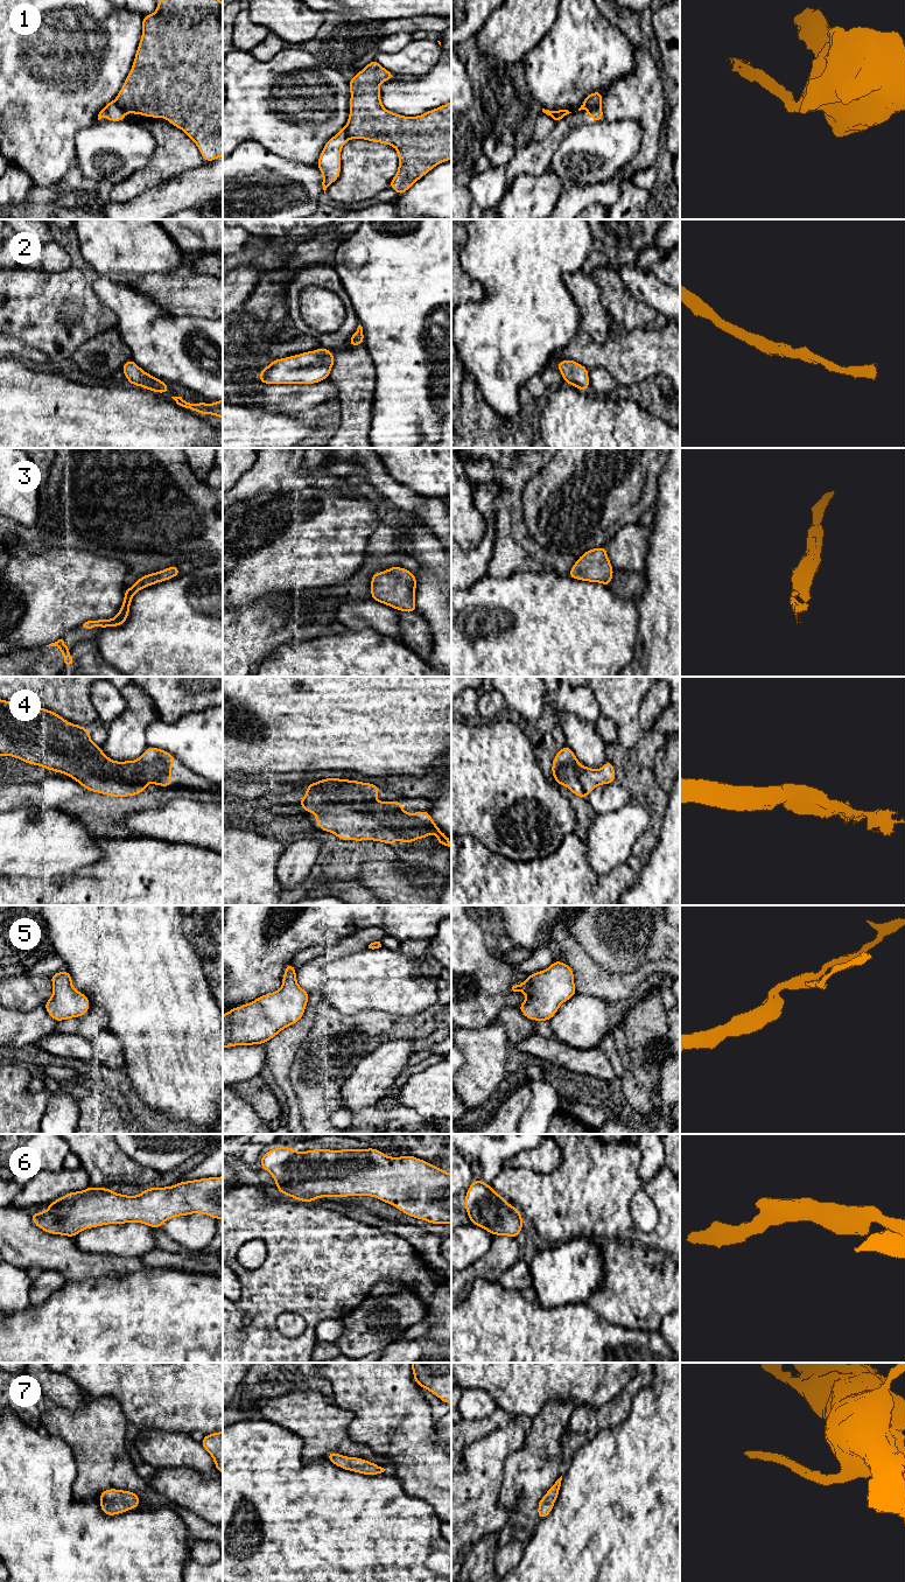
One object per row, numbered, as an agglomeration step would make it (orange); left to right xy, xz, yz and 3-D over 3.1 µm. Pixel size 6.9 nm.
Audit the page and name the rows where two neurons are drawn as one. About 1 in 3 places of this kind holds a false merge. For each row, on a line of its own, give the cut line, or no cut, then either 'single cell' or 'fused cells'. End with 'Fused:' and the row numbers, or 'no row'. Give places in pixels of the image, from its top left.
1: cut xy (114, 100), (125, 112); fused cells
2: cut none; single cell
3: cut none; single cell
4: cut none; single cell
5: cut none; single cell
6: cut none; single cell
7: cut none; single cell
Fused: 1

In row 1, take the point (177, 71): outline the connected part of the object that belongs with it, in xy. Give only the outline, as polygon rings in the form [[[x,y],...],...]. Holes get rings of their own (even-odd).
[[[157,0],[156,4],[155,13],[142,16],[142,36],[115,103],[125,113],[166,118],[196,144],[206,162],[211,162],[223,156],[223,2]]]

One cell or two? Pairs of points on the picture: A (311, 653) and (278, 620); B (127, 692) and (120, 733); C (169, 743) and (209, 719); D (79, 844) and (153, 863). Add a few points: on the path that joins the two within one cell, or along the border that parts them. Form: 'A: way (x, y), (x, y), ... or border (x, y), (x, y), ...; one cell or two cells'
A: border (294, 641), (279, 646), (269, 653); two cells
B: way (132, 702), (131, 722); one cell
C: way (179, 740), (188, 740), (200, 728); one cell
D: border (98, 835), (97, 844), (103, 855), (79, 868); two cells

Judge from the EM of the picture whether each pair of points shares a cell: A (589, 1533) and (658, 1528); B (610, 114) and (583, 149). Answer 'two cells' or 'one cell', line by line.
A: one cell
B: two cells

